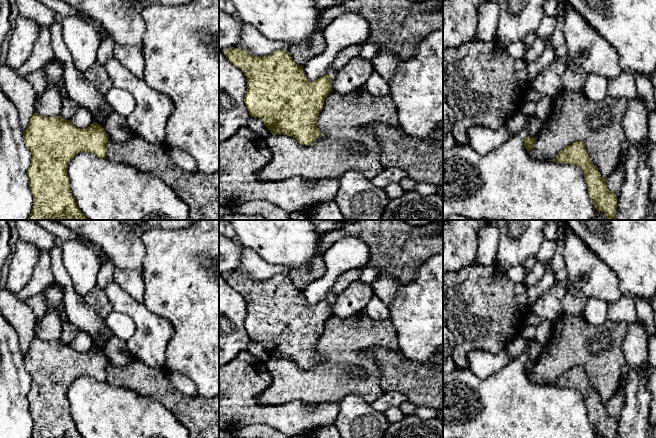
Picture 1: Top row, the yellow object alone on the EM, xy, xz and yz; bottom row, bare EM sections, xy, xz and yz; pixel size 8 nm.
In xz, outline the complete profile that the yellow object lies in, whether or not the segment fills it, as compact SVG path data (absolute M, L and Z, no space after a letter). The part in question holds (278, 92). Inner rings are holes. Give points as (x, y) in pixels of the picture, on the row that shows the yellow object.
M234 47L224 53L247 77L244 102L251 117L261 118L270 133L291 136L302 145L309 145L322 137L317 120L325 98L333 91L332 76L324 75L308 82L303 66L297 65L285 50L277 50L263 57L250 55L246 50Z

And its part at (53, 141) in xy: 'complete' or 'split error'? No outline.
complete

